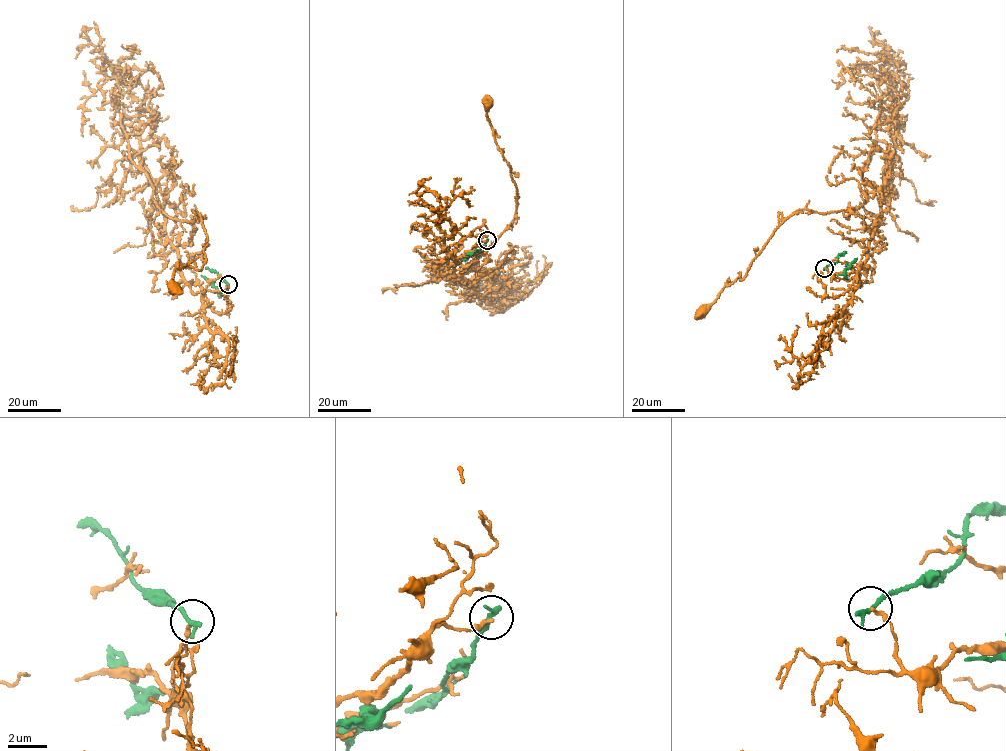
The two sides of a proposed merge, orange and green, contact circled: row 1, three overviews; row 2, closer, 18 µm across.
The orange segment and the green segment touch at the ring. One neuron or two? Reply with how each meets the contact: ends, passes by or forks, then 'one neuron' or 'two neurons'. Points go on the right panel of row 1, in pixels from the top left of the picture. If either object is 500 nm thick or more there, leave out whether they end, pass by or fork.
orange ends; green ends; two neurons

